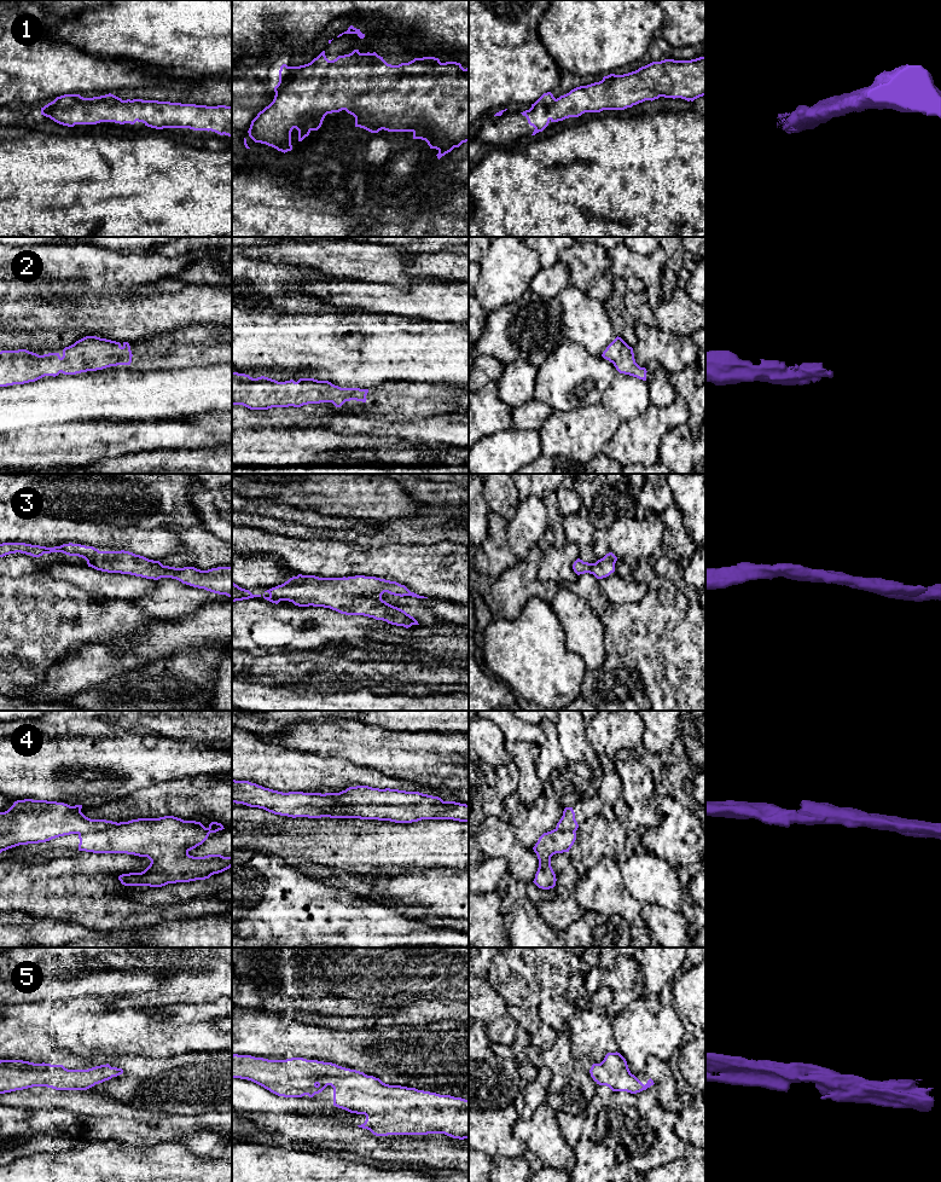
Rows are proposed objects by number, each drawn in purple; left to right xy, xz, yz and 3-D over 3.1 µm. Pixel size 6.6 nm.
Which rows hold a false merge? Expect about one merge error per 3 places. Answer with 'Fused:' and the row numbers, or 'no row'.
Fused: 4

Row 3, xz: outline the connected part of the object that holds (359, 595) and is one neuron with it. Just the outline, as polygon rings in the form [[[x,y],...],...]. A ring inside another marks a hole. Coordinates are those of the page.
[[[302,574],[265,591],[263,598],[275,604],[289,601],[298,607],[330,608],[341,614],[364,615],[406,628],[419,625],[405,610],[383,601],[384,592],[400,597],[428,598],[411,592],[396,581],[376,576],[319,578]]]

